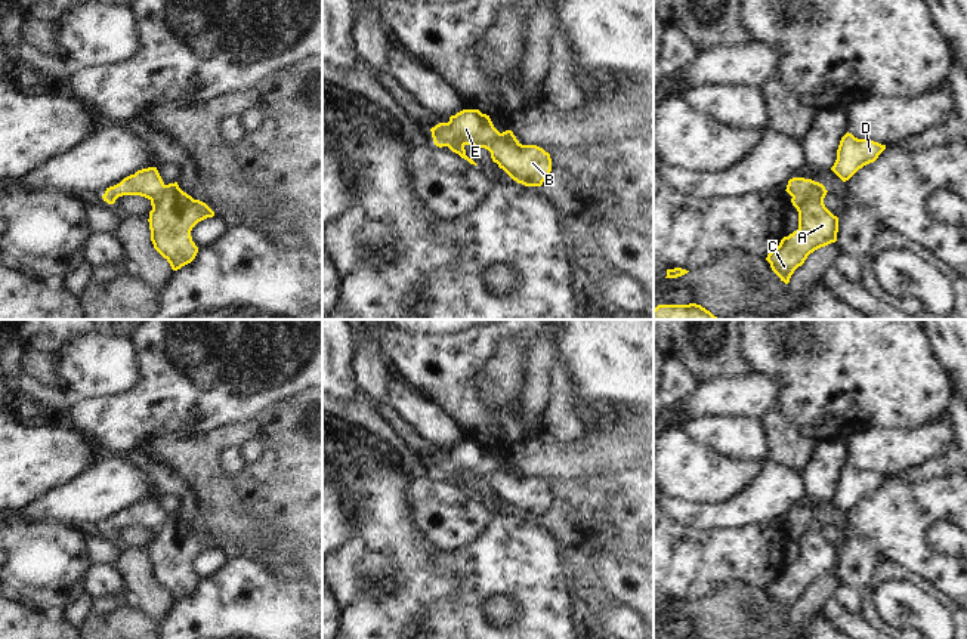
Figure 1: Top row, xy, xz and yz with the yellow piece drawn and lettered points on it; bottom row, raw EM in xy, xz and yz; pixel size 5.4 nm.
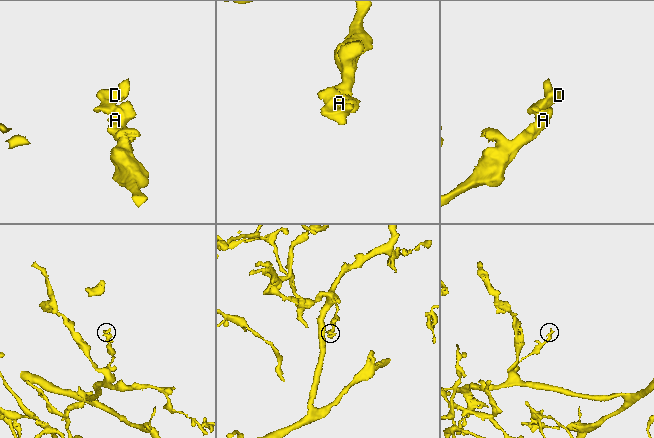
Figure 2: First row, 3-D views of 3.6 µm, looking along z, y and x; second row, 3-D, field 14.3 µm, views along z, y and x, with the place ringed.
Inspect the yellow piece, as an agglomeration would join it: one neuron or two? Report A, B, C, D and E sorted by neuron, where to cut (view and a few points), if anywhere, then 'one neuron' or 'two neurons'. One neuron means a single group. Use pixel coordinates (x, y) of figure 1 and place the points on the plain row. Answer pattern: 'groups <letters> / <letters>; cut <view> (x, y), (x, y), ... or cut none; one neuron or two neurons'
groups A B C / D E; cut yz (824, 518), (811, 521), (797, 540); two neurons

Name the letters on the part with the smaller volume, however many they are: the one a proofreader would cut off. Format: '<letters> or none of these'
D, E

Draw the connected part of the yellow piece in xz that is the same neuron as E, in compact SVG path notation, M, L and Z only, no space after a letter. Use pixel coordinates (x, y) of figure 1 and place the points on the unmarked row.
M463 441L449 448L448 454L439 454L430 460L436 478L448 478L452 484L478 497L466 487L466 476L478 481L485 479L498 470L500 463L494 459L489 447L479 441Z

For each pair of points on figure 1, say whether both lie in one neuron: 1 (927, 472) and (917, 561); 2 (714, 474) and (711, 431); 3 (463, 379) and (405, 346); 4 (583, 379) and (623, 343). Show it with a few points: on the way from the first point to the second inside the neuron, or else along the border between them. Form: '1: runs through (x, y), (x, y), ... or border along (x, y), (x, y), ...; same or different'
1: border along (947, 472), (913, 481), (892, 478); different
2: border along (683, 429), (723, 456), (745, 462); different
3: runs through (448, 373), (436, 361), (420, 360); same
4: runs through (593, 373), (612, 354); same

